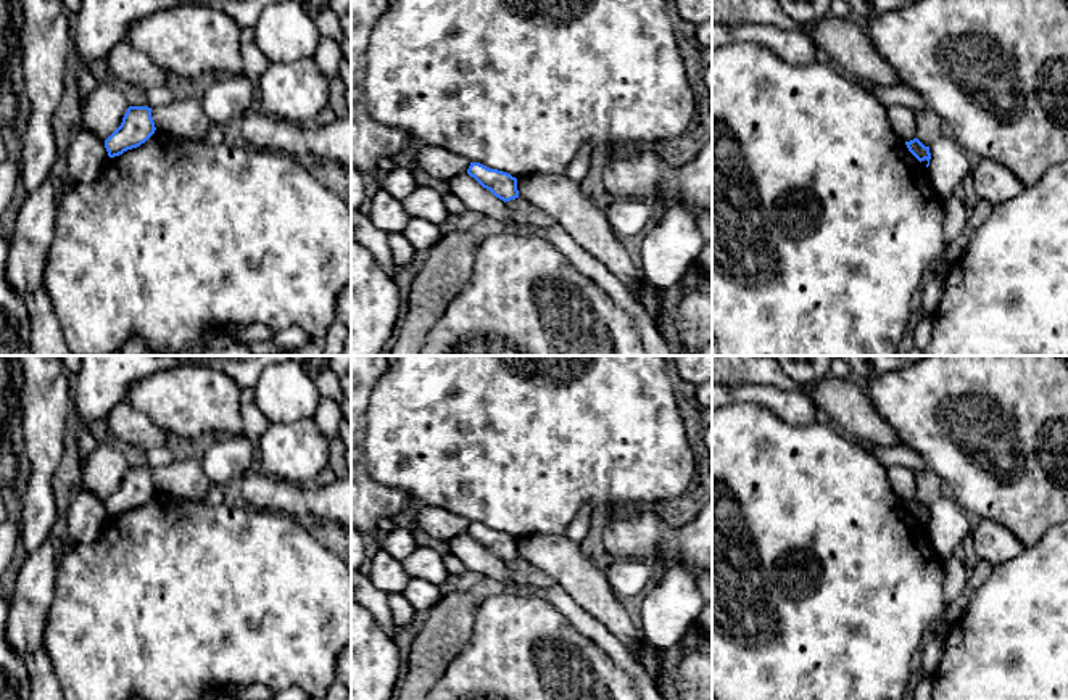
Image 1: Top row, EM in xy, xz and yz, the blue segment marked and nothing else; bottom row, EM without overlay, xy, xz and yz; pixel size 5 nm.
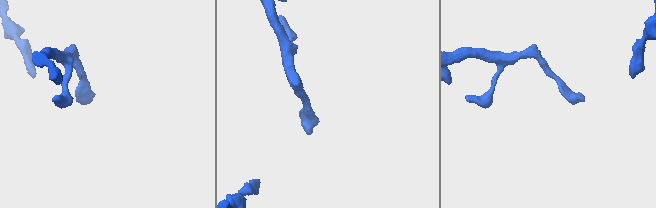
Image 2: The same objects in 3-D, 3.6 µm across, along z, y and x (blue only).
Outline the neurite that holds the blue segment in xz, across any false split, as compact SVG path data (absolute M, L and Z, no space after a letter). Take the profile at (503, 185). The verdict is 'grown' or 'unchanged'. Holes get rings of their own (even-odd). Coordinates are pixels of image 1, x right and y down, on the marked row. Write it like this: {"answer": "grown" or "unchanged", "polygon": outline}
{"answer": "unchanged", "polygon": "M470 163L467 174L504 203L519 198L517 179L507 172Z"}

